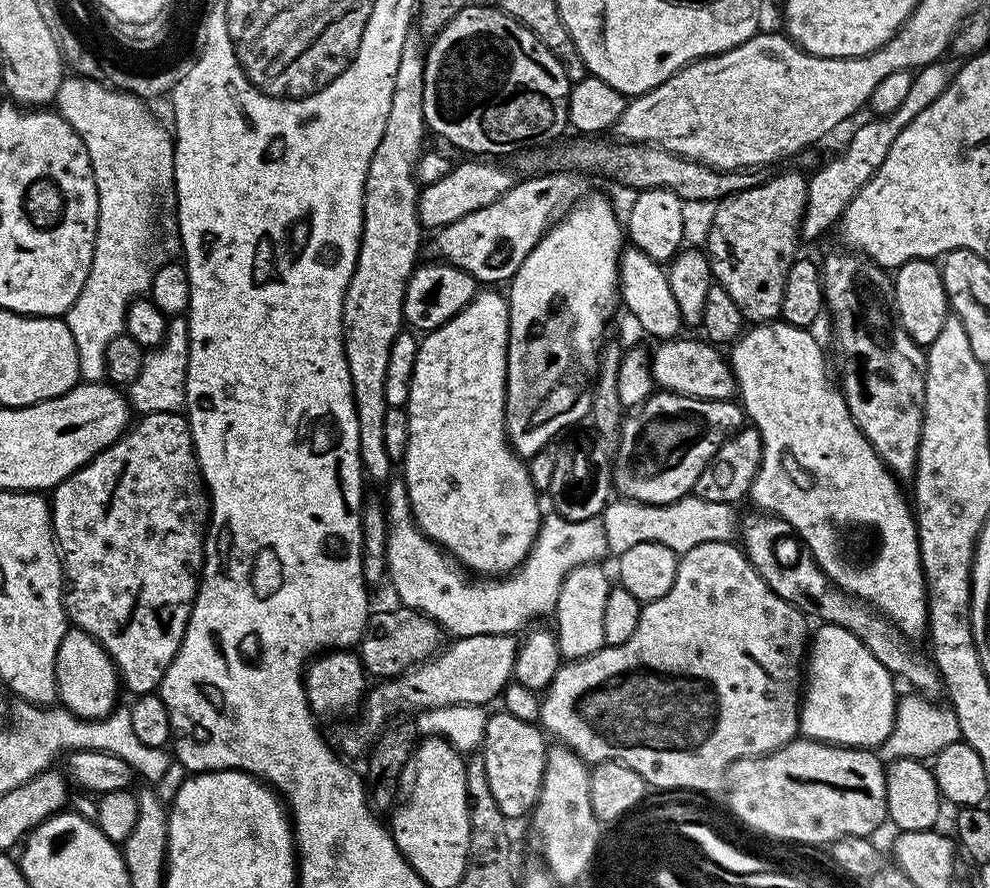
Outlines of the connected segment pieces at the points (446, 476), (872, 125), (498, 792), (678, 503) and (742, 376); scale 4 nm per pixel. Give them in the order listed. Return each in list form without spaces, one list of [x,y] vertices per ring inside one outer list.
[[[496,290],[477,291],[476,297],[450,322],[438,326],[419,341],[414,362],[414,374],[410,382],[408,395],[408,421],[410,422],[410,442],[402,461],[402,475],[408,491],[408,504],[412,507],[412,518],[421,532],[435,536],[437,543],[457,565],[463,566],[469,573],[479,574],[484,578],[500,578],[511,574],[523,564],[530,550],[536,545],[538,525],[542,520],[542,511],[536,505],[538,489],[528,473],[527,463],[512,451],[512,445],[506,439],[504,431],[504,391],[508,377],[508,301]]]
[[[937,62],[919,69],[912,78],[912,85],[905,90],[900,105],[893,112],[880,117],[877,115],[861,128],[855,129],[848,145],[833,160],[826,161],[813,176],[807,177],[808,197],[800,223],[800,234],[805,241],[816,240],[827,228],[835,229],[839,225],[844,211],[850,206],[850,202],[854,202],[858,190],[862,190],[862,186],[866,186],[866,182],[870,182],[870,178],[880,169],[882,162],[886,162],[886,154],[890,154],[894,138],[898,138],[898,134],[902,134],[902,130],[910,126],[910,122],[914,122],[914,118],[918,118],[918,114],[922,114],[922,110],[926,110],[930,102],[934,102],[948,89],[950,68],[948,72],[944,62]]]
[[[493,711],[484,727],[482,755],[486,762],[486,782],[490,782],[494,802],[498,802],[498,810],[502,810],[505,818],[527,817],[539,801],[550,744],[535,723],[532,725],[530,721],[515,716],[515,711],[501,711]]]
[[[693,494],[683,496],[681,500],[675,500],[669,504],[640,504],[636,500],[616,498],[604,507],[602,513],[602,523],[606,530],[606,546],[609,553],[618,558],[626,554],[626,550],[638,546],[638,542],[658,542],[678,554],[694,550],[694,546],[702,546],[702,542],[722,542],[723,540],[732,542],[738,536],[738,516],[736,520],[735,510],[736,508],[731,504],[708,502]]]
[[[777,318],[766,324],[749,327],[731,345],[730,363],[732,373],[736,379],[738,400],[744,409],[745,417],[750,421],[751,427],[756,428],[761,436],[760,468],[753,479],[750,500],[753,500],[760,507],[757,509],[779,516],[781,520],[787,522],[793,533],[797,532],[804,539],[805,546],[812,551],[813,557],[811,556],[811,559],[827,574],[829,581],[835,584],[845,596],[855,598],[865,605],[875,606],[900,629],[905,637],[911,638],[911,636],[918,635],[919,632],[921,635],[926,628],[928,606],[926,603],[924,574],[920,571],[920,543],[916,540],[916,521],[913,509],[909,505],[907,508],[904,496],[900,493],[901,485],[896,477],[888,471],[887,466],[880,461],[878,454],[870,446],[870,442],[862,434],[860,427],[854,422],[843,395],[833,385],[833,389],[828,385],[828,372],[824,369],[824,352],[820,349],[819,342],[811,336],[812,334],[807,328],[795,328]]]

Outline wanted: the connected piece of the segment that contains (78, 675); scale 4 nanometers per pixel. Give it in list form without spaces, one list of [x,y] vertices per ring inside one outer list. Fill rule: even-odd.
[[[75,626],[69,627],[56,655],[56,695],[59,703],[84,720],[101,720],[117,707],[116,691],[121,691],[121,688],[116,663],[108,657],[108,651],[90,634]]]

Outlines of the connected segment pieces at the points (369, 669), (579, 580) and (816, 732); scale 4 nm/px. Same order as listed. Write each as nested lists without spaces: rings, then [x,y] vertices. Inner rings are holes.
[[[395,606],[389,612],[373,611],[366,626],[358,637],[358,655],[364,664],[364,671],[372,678],[395,678],[412,671],[417,664],[432,659],[441,651],[442,629],[435,620],[415,612],[413,608]]]
[[[594,563],[573,568],[572,573],[562,582],[562,590],[558,590],[554,631],[560,647],[560,655],[565,661],[584,660],[590,654],[605,647],[602,621],[606,611],[610,581],[600,567],[599,563]]]
[[[837,624],[819,625],[820,629],[810,636],[810,647],[806,652],[806,687],[802,692],[800,706],[800,732],[807,739],[821,740],[823,744],[839,744],[842,748],[879,749],[884,739],[892,733],[896,717],[898,691],[892,683],[892,673],[866,650],[866,646],[850,630]]]

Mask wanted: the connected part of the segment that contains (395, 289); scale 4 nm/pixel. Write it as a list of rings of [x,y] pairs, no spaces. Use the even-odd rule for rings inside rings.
[[[410,30],[406,34],[406,42],[402,42],[402,58],[398,58],[398,74],[394,74],[394,95],[390,97],[390,114],[386,117],[386,130],[382,130],[382,142],[378,142],[378,150],[374,150],[374,158],[370,158],[370,170],[364,187],[364,225],[360,235],[358,262],[354,266],[354,274],[350,278],[350,286],[346,286],[346,298],[342,310],[344,323],[344,353],[346,366],[350,370],[352,397],[358,418],[358,446],[360,447],[360,466],[369,481],[380,486],[387,485],[394,475],[394,462],[390,454],[386,454],[386,370],[390,366],[390,350],[405,327],[404,295],[408,279],[412,271],[418,267],[416,255],[420,252],[420,232],[422,225],[418,214],[418,185],[416,182],[416,163],[420,153],[425,151],[424,136],[424,58],[425,45],[419,31]]]

